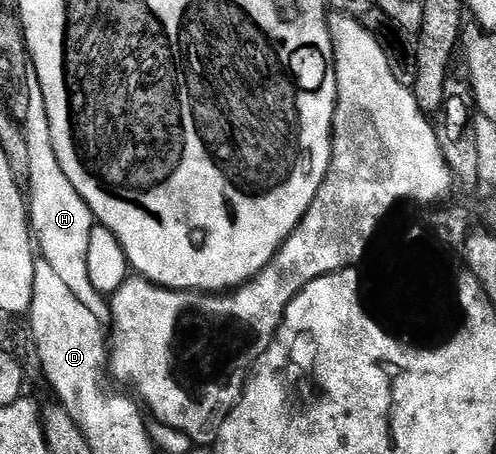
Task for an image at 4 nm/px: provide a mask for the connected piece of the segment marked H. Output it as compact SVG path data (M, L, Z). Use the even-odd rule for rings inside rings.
M30 72L27 76L30 108L23 122L25 139L27 140L27 164L29 173L29 190L27 186L27 209L32 237L40 257L51 264L51 269L63 280L63 284L78 298L99 324L108 327L113 320L113 309L106 295L91 284L91 276L87 273L87 244L91 240L91 232L95 219L91 208L75 192L75 184L63 176L63 168L59 168L59 156L55 156L55 148L51 144L51 124L47 120L47 108L43 104L43 88L39 88L39 76Z

